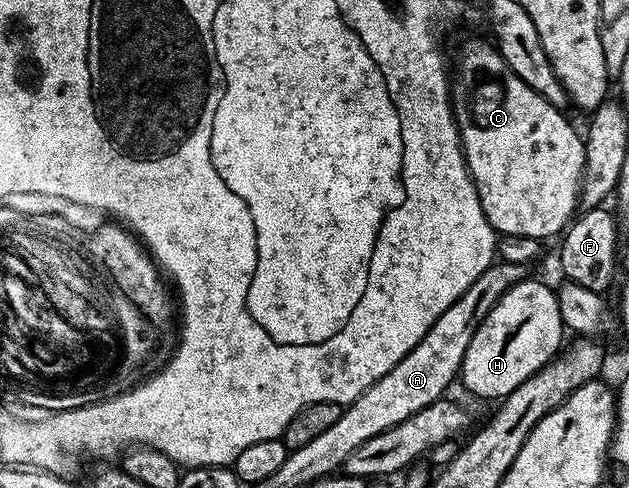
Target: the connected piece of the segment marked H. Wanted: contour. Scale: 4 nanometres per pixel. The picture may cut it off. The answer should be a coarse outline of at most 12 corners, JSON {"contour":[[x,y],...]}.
{"contour":[[534,277],[473,333],[461,382],[502,400],[564,342],[558,294]]}

